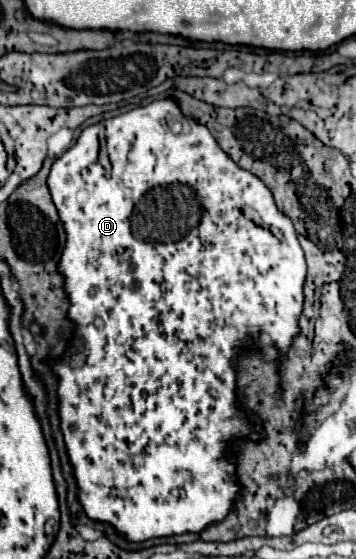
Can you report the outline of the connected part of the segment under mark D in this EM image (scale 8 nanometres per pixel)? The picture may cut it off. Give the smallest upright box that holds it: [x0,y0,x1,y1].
[47,100,307,542]

